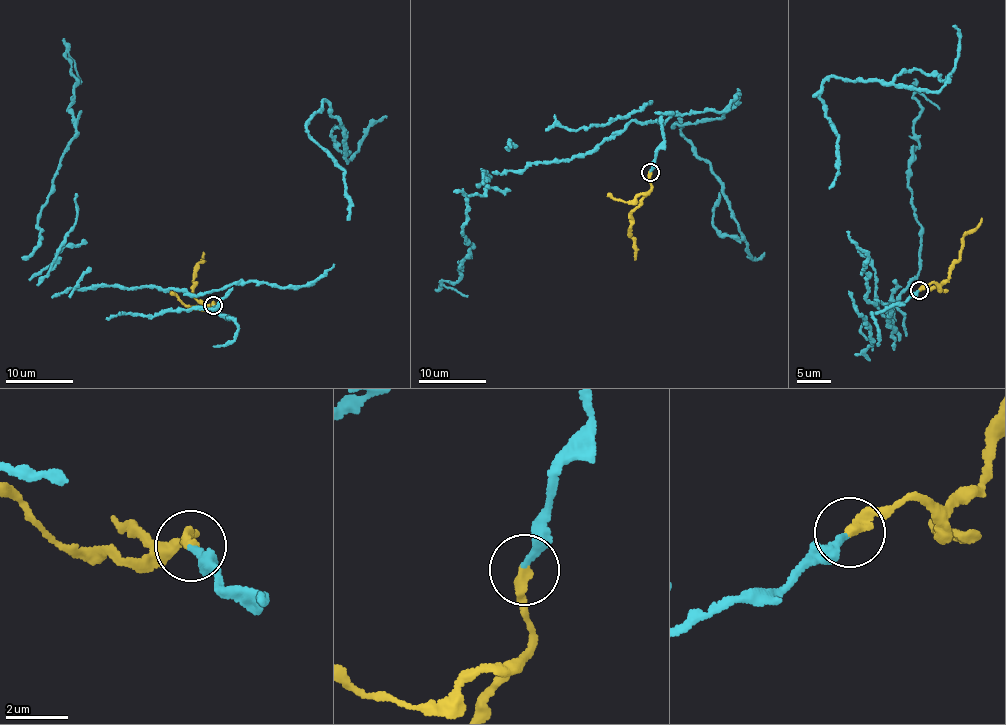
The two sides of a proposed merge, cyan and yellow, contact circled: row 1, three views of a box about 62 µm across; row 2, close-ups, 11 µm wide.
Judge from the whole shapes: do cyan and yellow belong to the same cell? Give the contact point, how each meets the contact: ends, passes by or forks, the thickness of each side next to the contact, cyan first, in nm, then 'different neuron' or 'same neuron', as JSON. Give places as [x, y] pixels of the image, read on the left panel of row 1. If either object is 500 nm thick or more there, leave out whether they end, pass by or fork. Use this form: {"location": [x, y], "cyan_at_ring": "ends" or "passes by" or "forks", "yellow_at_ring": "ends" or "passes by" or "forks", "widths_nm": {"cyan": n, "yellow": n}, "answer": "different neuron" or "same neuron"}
{"location": [213, 305], "cyan_at_ring": "ends", "yellow_at_ring": "ends", "widths_nm": {"cyan": 260, "yellow": 300}, "answer": "same neuron"}

